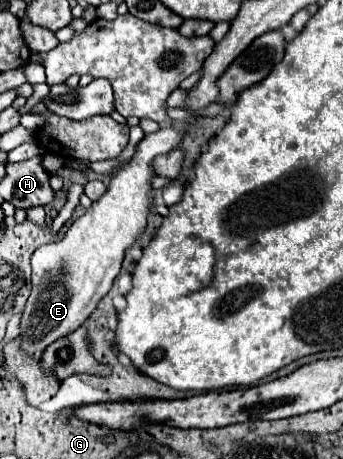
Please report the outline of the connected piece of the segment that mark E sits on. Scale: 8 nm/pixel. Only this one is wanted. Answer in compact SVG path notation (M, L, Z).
M171 122L159 132L145 136L139 142L131 162L127 162L113 174L107 192L69 226L63 240L39 246L35 250L31 258L31 294L19 324L23 354L39 360L49 344L69 336L73 330L83 326L99 300L109 292L115 276L121 270L125 250L135 242L139 234L145 232L147 226L147 214L151 204L149 182L155 176L151 160L157 154L173 150L179 144L181 136L183 132L177 122Z

